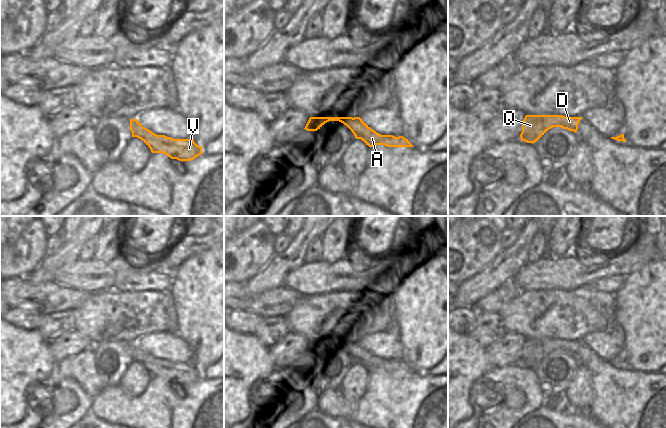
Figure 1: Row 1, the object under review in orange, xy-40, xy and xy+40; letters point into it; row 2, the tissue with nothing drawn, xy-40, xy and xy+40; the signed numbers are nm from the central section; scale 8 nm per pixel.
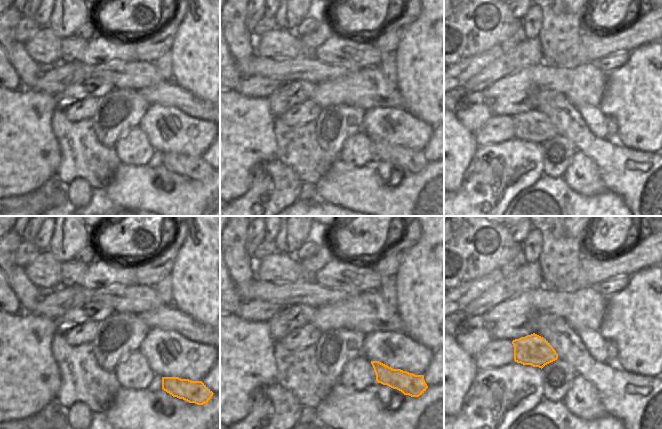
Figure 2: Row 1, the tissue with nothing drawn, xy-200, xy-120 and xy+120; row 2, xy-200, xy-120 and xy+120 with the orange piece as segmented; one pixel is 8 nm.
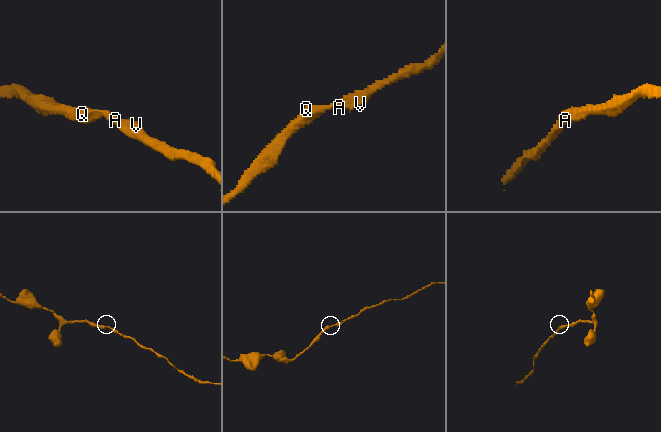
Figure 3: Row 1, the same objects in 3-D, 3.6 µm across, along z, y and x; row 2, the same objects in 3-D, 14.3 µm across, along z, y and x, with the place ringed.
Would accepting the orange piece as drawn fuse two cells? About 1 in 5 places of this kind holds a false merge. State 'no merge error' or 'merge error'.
no merge error

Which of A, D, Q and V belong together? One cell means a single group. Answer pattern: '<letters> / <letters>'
A D Q V

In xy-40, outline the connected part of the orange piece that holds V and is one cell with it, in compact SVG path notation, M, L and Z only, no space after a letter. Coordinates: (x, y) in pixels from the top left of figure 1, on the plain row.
M130 343L132 361L141 363L152 377L163 377L171 383L191 385L202 378L202 371L193 363L173 363L165 359L157 359L142 350L137 343Z

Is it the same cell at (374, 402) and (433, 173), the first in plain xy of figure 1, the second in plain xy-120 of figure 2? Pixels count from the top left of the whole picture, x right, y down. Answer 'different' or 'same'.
same

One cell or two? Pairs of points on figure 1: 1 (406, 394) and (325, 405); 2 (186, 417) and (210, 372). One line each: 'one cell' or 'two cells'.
1: one cell
2: two cells

